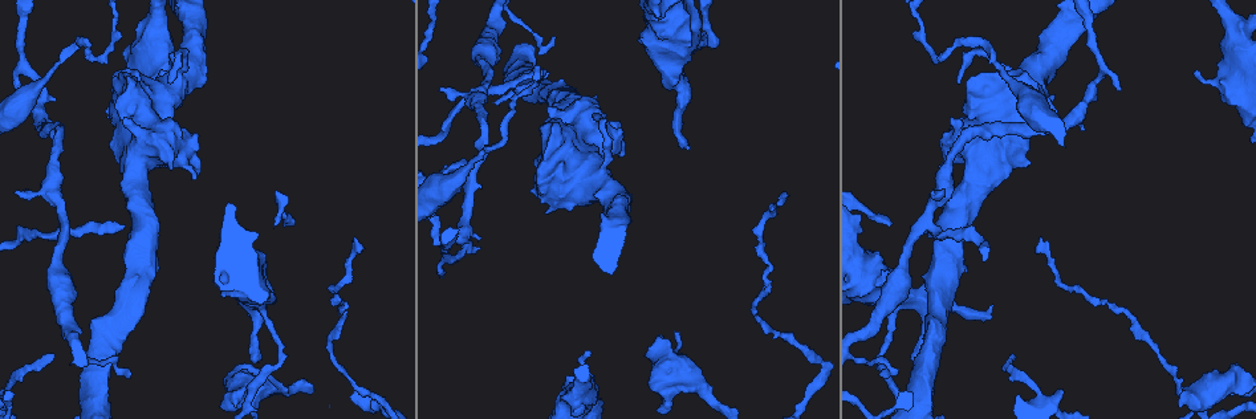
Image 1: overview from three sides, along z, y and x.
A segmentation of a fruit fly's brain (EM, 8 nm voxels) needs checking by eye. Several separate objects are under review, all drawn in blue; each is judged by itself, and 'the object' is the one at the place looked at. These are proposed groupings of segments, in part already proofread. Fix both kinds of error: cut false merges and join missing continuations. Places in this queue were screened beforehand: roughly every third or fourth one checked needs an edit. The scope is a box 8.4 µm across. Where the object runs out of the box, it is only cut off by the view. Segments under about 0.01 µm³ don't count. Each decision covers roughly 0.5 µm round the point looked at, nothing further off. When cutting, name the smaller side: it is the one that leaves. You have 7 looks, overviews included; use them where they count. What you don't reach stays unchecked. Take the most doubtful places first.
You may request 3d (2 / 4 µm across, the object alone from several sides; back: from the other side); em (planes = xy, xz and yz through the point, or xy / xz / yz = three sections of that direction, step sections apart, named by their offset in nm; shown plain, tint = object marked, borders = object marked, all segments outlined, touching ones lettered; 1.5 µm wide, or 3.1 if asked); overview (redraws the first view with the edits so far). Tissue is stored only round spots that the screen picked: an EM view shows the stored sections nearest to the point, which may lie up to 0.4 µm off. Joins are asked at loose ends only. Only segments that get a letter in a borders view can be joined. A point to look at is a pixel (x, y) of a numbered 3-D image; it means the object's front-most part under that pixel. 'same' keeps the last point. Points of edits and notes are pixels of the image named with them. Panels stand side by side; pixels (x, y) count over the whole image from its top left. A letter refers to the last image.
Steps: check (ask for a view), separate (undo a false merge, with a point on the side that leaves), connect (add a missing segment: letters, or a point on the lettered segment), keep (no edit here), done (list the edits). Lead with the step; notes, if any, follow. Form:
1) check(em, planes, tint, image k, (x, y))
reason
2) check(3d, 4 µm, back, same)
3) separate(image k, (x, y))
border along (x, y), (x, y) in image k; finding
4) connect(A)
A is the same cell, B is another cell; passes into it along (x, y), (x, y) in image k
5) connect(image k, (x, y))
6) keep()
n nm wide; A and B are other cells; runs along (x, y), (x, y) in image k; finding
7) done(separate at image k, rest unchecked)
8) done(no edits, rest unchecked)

check(3d, 4 µm, image 1, (588, 350))
thin end

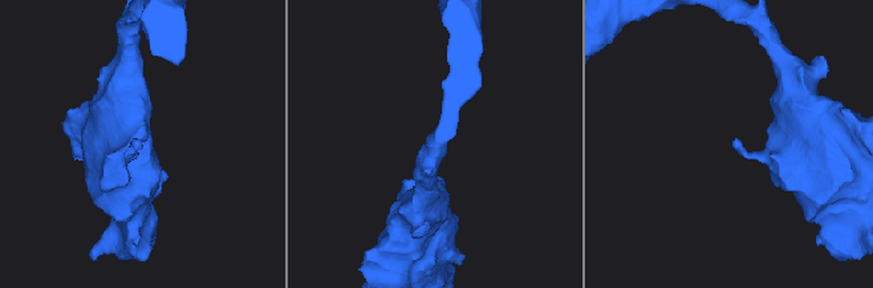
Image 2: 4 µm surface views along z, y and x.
check(em, xy, step 4, borders, image 2, (736, 141))

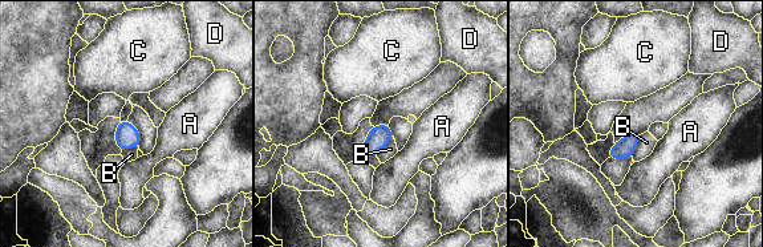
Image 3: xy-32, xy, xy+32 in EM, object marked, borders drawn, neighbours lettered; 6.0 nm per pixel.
keep()
A, B, C and D are other cells; border along (641, 134), (630, 156) in image 3; none of them fits

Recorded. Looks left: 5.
check(3d, 2 µm, image 1, (486, 78))
four-way junction

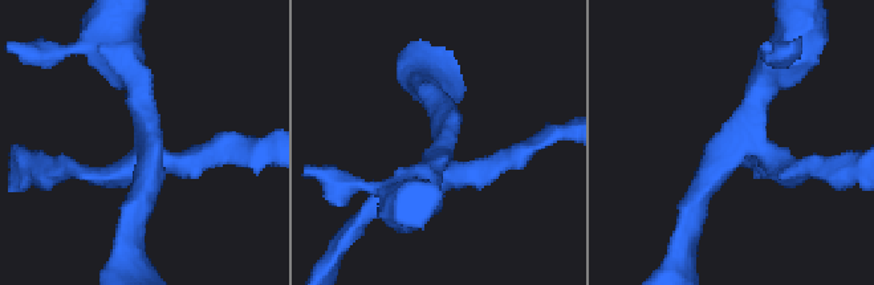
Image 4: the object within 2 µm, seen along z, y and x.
check(em, xz, step 4, tint, image 4, (445, 141))
4 arms; shape alone is not enough

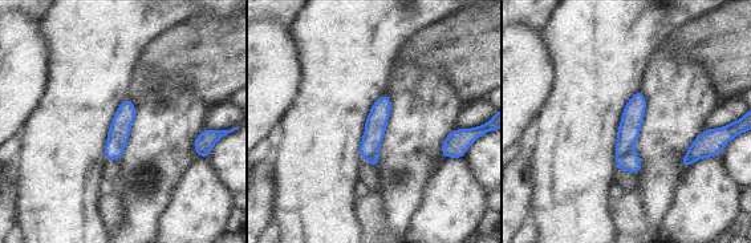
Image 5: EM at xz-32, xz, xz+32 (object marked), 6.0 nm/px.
check(em, xz, step 4, borders, same)
see the neighbours

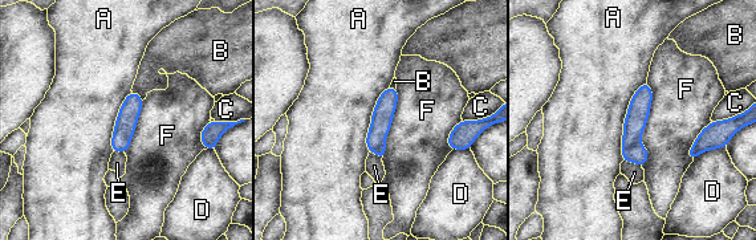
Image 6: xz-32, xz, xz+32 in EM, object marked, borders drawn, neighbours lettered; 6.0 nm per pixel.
separate(image 6, (638, 154))
130 nm wide; A, B, C, D, E and F are other cells; two neurons meet here

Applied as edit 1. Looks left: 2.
done(separate at image 6, rest unchecked)

